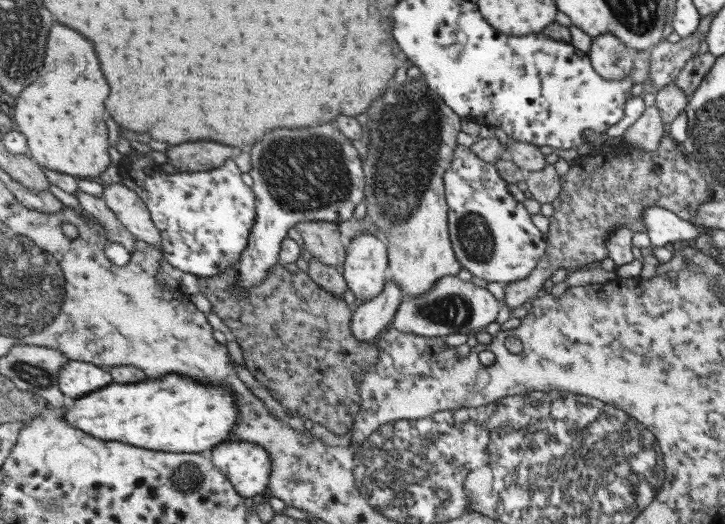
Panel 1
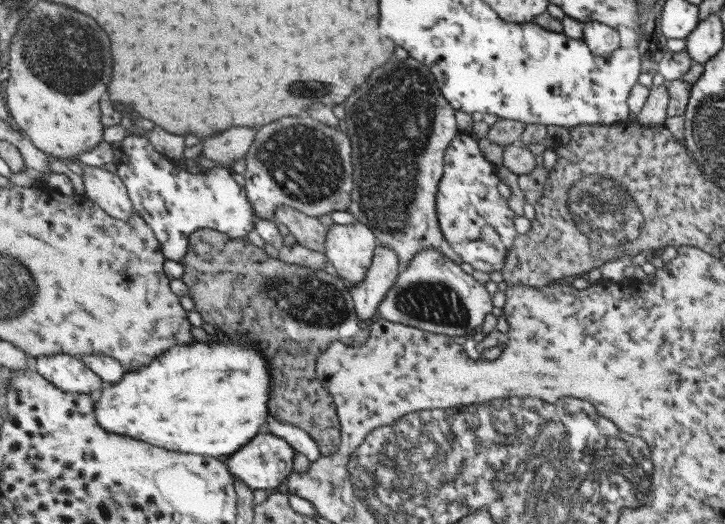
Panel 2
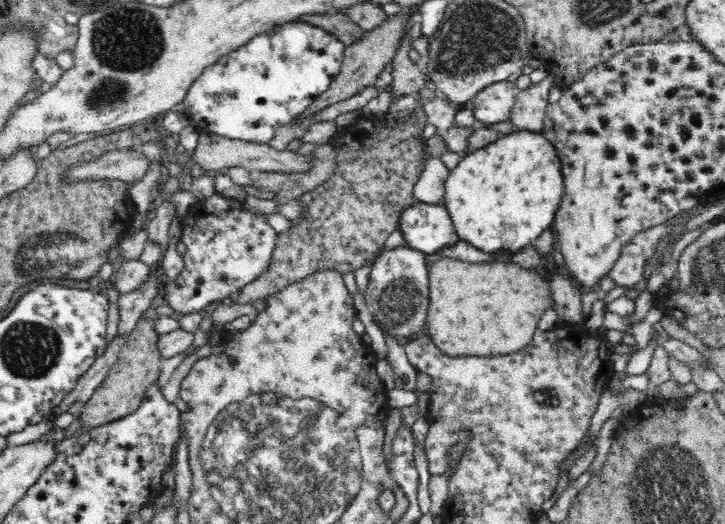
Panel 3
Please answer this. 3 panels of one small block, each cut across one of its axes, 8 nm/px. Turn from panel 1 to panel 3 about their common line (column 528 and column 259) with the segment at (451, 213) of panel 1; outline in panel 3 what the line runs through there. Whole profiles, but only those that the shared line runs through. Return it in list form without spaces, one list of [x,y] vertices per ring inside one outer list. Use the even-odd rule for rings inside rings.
[[[214,194],[206,202],[196,202],[190,212],[182,220],[182,242],[186,244],[184,254],[184,270],[180,276],[176,276],[174,282],[168,282],[166,286],[166,302],[176,314],[192,314],[214,308],[214,304],[234,298],[240,290],[244,290],[248,284],[252,284],[256,278],[260,278],[268,266],[272,264],[272,254],[276,240],[280,238],[272,226],[266,224],[266,214],[250,214],[244,210],[242,200],[232,200],[220,194]]]

